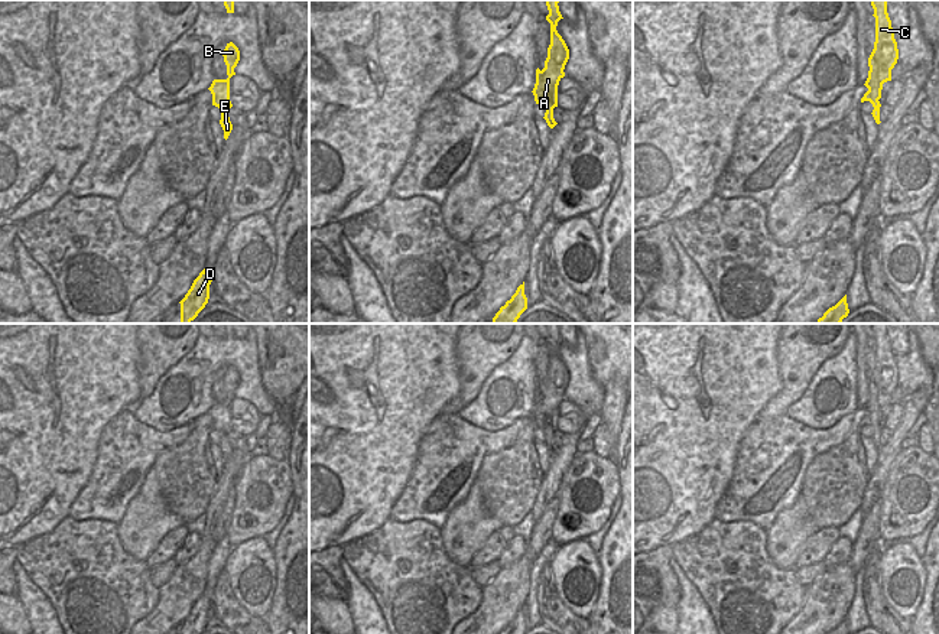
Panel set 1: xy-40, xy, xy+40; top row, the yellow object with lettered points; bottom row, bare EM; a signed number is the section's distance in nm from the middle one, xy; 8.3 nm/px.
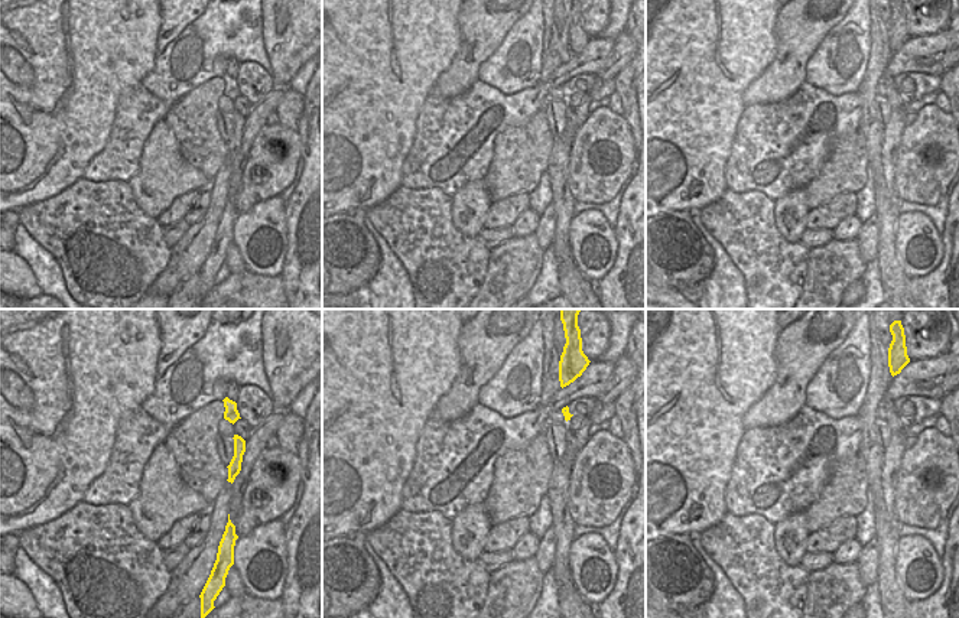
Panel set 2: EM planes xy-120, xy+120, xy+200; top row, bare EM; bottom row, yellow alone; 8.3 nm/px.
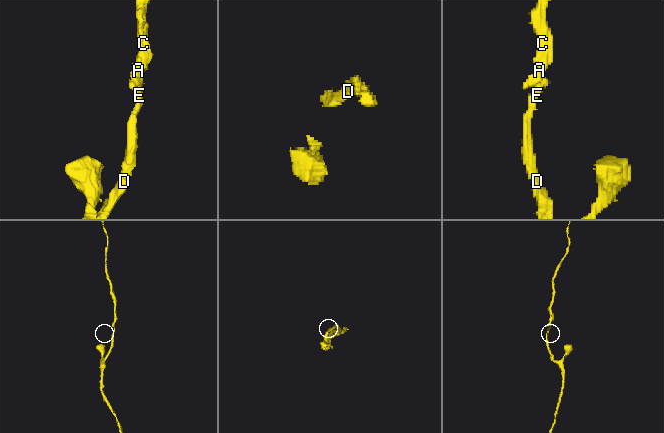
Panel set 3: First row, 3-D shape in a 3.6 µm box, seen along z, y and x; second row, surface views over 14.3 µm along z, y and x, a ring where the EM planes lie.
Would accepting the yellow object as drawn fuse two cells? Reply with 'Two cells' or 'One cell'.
One cell.

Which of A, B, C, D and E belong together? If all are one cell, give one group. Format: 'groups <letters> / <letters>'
groups A B C D E

